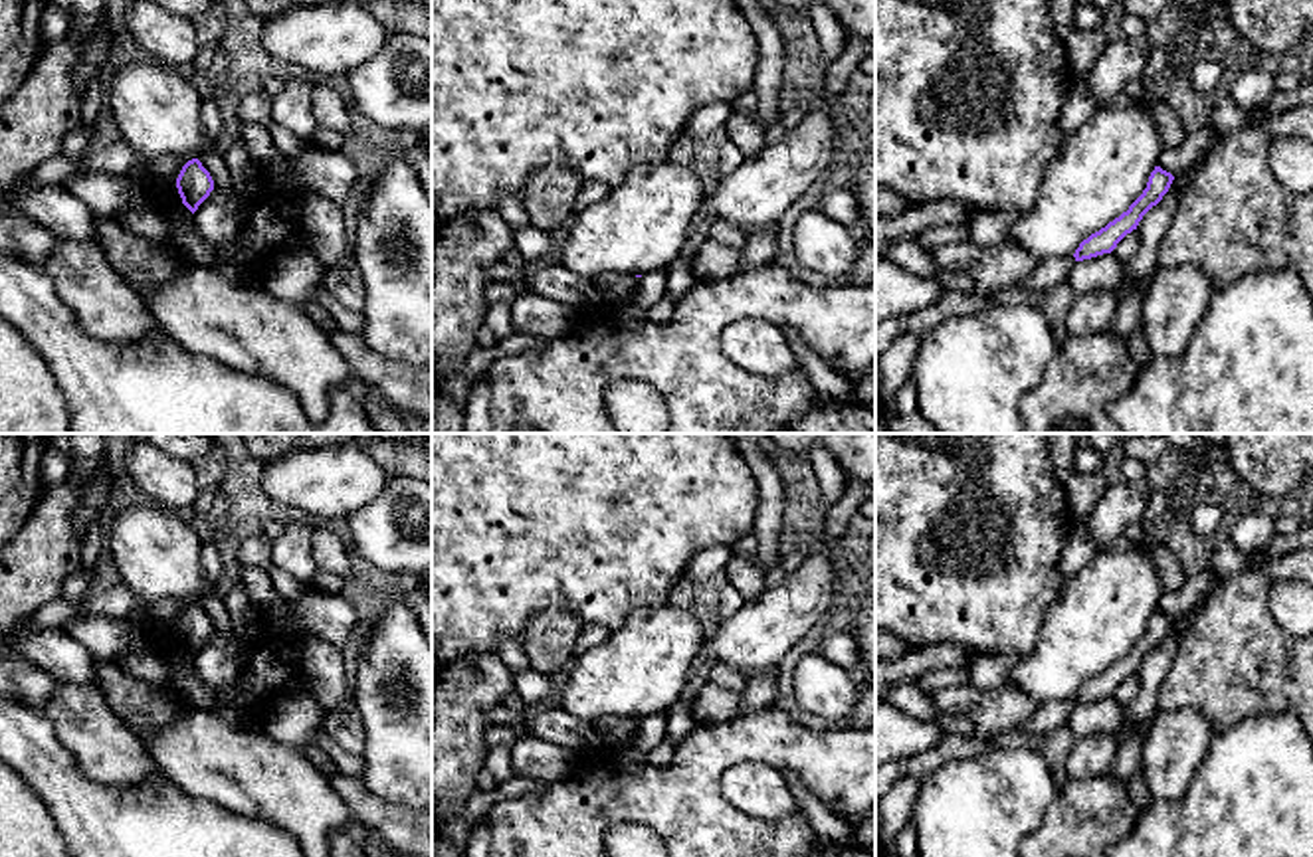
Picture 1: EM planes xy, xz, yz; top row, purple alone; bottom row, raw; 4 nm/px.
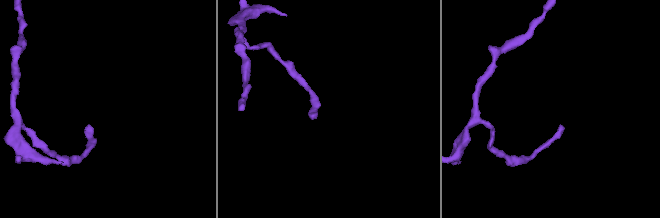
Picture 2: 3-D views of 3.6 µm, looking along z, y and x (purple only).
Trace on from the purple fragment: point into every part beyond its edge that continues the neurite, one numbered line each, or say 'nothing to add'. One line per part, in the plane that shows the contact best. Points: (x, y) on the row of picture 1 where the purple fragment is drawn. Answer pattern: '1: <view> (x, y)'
nothing to add

